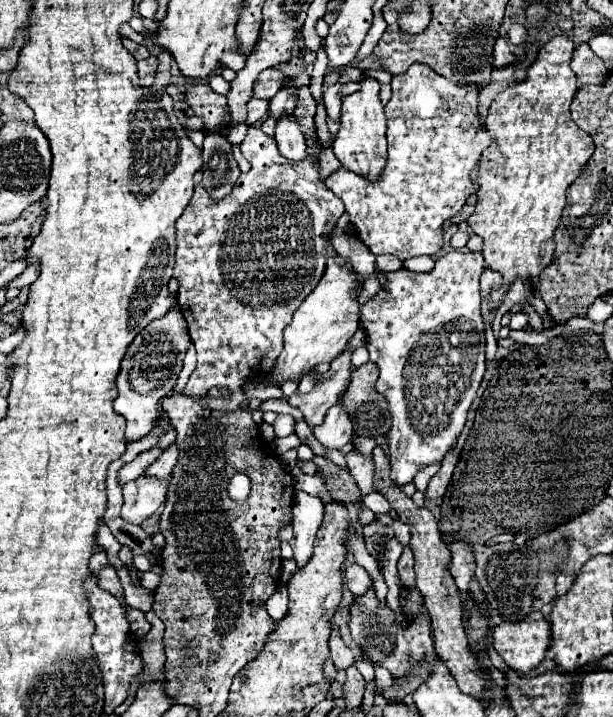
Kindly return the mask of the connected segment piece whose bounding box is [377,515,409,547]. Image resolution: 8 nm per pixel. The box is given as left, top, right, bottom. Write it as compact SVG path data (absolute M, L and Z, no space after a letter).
M377 515L377 519L381 521L381 523L385 523L387 527L393 527L393 531L395 531L395 539L405 547L405 545L409 545L409 527L403 523L403 521L399 521L399 519L391 519L389 515Z

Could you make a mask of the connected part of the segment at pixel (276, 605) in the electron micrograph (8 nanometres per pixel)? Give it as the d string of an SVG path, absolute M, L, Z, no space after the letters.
M281 585L267 601L267 611L275 621L281 621L287 615L289 609L289 599L287 599L287 589Z

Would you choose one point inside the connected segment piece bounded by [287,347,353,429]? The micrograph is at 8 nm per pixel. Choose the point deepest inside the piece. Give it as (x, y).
(314, 405)

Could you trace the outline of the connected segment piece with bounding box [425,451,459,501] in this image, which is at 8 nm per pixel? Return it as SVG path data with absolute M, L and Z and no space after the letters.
M449 451L449 453L445 455L445 461L443 461L443 465L441 465L441 471L431 479L431 483L429 483L427 491L425 491L425 497L427 497L427 499L433 499L433 501L435 501L435 499L443 497L443 493L445 493L449 481L451 481L451 473L453 473L453 469L455 469L455 465L457 465L458 461L455 451Z

